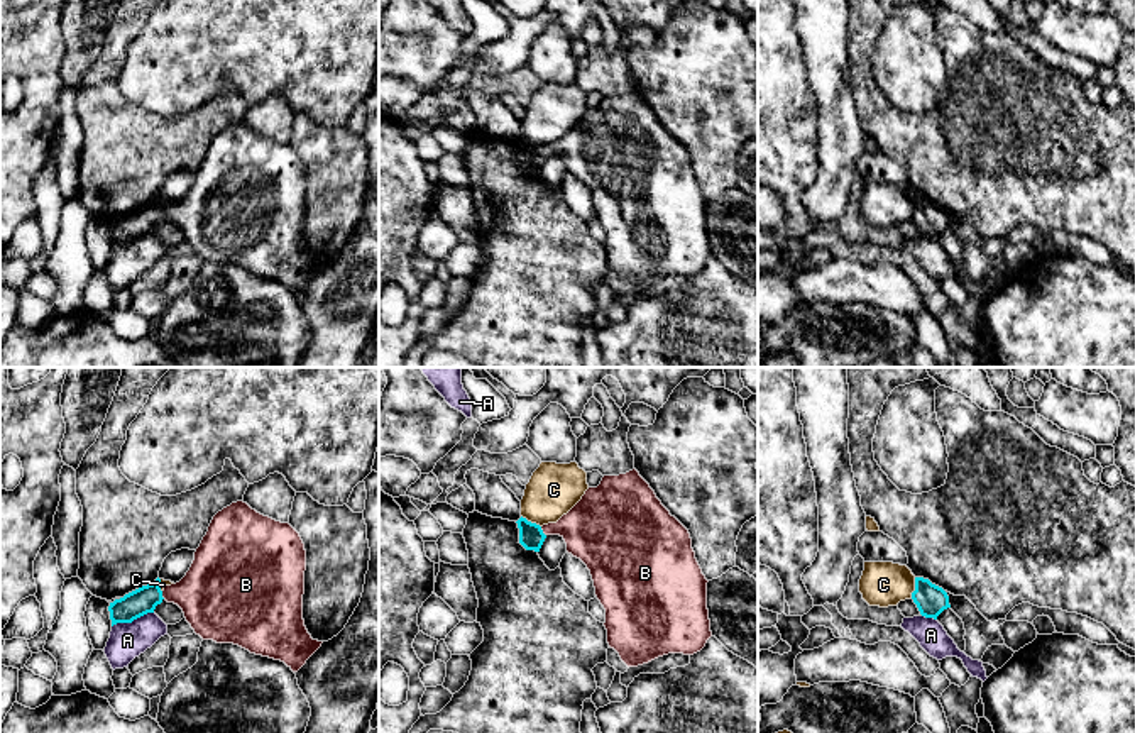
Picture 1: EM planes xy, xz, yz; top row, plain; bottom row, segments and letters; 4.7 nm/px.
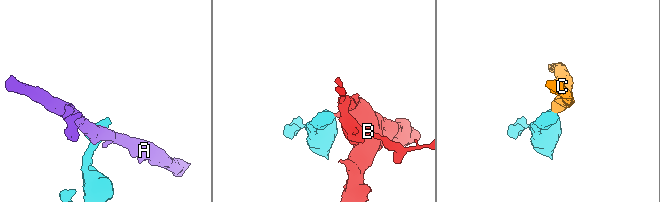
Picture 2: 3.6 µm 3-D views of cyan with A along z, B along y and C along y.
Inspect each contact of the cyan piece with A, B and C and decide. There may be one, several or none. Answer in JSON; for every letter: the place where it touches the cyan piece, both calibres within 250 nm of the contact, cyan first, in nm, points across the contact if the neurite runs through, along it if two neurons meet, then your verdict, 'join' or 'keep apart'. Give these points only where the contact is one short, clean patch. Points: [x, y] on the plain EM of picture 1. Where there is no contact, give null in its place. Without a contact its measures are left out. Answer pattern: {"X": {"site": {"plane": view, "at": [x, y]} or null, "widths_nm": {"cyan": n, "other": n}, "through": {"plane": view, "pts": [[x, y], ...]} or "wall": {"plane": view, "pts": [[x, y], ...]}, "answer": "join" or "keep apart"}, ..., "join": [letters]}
{"A": {"site": {"plane": "xy", "at": [132, 241]}, "widths_nm": {"cyan": 130, "other": 180}, "wall": {"plane": "xy", "pts": [[153, 232], [131, 242], [117, 242], [112, 248]]}, "answer": "keep apart"}, "B": {"site": {"plane": "xz", "at": [542, 153]}, "widths_nm": {"cyan": 120, "other": 300}, "through": {"plane": "xz", "pts": [[531, 158], [542, 153], [594, 151]]}, "answer": "join"}, "C": {"site": {"plane": "xz", "at": [530, 143]}, "widths_nm": {"cyan": 120, "other": 240}, "wall": {"plane": "xz", "pts": [[521, 136], [540, 148]]}, "answer": "keep apart"}, "join": ["B"]}

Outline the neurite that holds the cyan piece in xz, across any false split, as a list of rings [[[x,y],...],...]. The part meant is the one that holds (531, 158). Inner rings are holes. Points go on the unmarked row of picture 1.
[[[636,90],[619,96],[604,96],[600,105],[589,108],[557,144],[540,147],[523,137],[516,144],[519,164],[526,171],[540,173],[548,156],[560,156],[567,164],[567,173],[587,186],[595,217],[606,230],[607,264],[628,288],[638,288],[668,274],[694,276],[712,257],[707,230],[709,201],[695,179],[690,154],[670,135]]]

